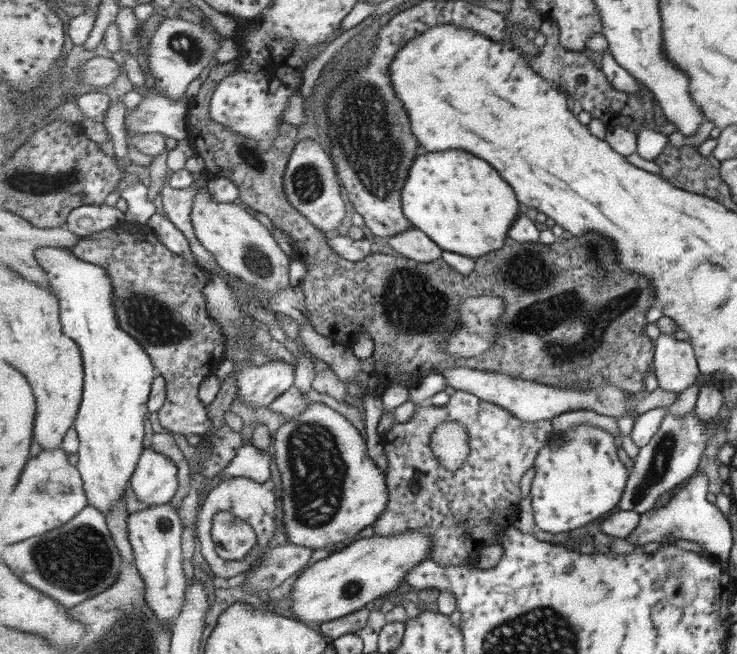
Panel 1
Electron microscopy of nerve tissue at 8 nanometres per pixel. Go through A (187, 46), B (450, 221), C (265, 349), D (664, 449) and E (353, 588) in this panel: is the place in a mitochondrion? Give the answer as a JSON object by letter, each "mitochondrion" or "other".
{"A":"mitochondrion","B":"other","C":"other","D":"mitochondrion","E":"mitochondrion"}

